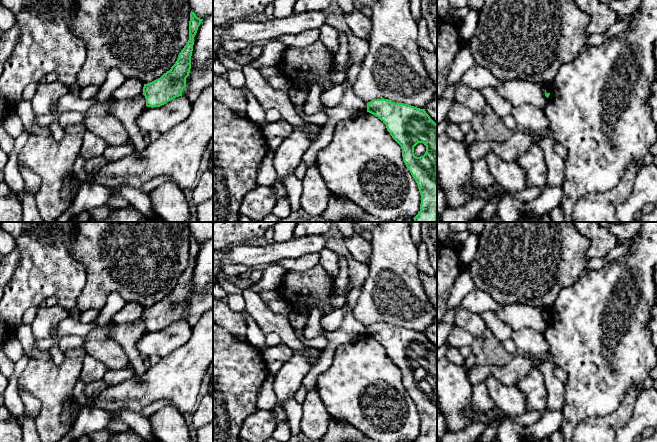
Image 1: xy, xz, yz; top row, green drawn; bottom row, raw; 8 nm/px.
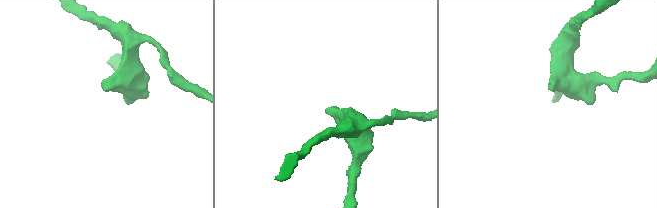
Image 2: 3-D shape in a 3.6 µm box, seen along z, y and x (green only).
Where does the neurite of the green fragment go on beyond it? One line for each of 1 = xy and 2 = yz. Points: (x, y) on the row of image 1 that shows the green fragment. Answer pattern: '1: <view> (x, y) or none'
1: none
2: none

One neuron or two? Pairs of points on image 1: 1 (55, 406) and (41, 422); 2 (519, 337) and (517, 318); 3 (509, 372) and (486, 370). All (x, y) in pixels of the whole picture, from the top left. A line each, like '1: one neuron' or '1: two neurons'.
1: one neuron
2: two neurons
3: one neuron

